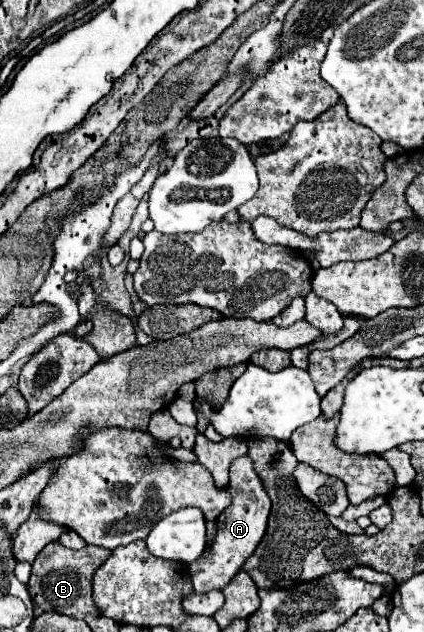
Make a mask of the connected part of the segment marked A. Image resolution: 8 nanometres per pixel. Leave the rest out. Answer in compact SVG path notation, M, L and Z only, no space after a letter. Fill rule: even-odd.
M242 456L232 462L230 466L230 492L232 492L232 506L228 506L216 520L216 538L210 548L202 552L198 560L194 560L190 568L194 592L204 594L210 590L224 590L230 580L242 570L246 558L254 554L256 546L260 544L270 516L270 498L252 468L248 456Z

